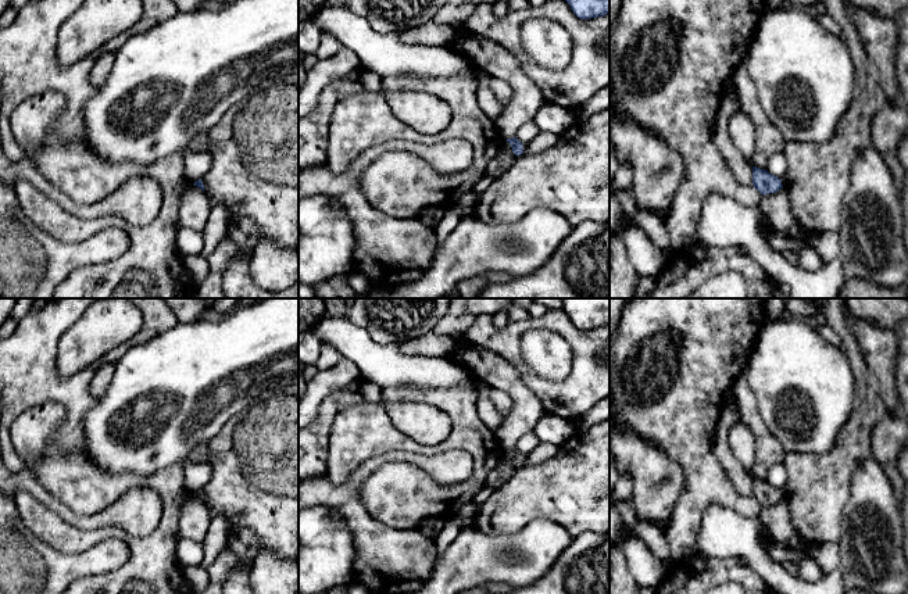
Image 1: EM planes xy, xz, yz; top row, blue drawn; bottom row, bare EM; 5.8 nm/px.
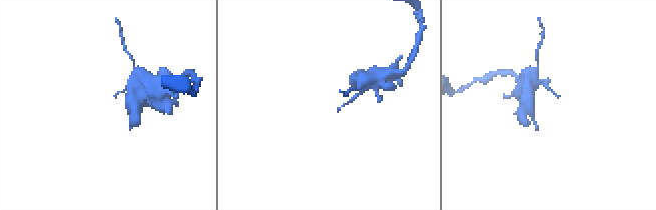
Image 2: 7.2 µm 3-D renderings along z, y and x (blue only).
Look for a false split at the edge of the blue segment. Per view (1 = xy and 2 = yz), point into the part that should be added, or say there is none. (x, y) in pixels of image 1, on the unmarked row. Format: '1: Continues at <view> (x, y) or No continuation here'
1: No continuation here
2: No continuation here

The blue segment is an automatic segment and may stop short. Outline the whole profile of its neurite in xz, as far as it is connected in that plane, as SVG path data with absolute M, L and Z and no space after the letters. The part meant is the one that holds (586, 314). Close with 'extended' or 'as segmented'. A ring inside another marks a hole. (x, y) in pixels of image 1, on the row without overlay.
M564 298L562 309L580 330L609 325L609 298Z | as segmented

